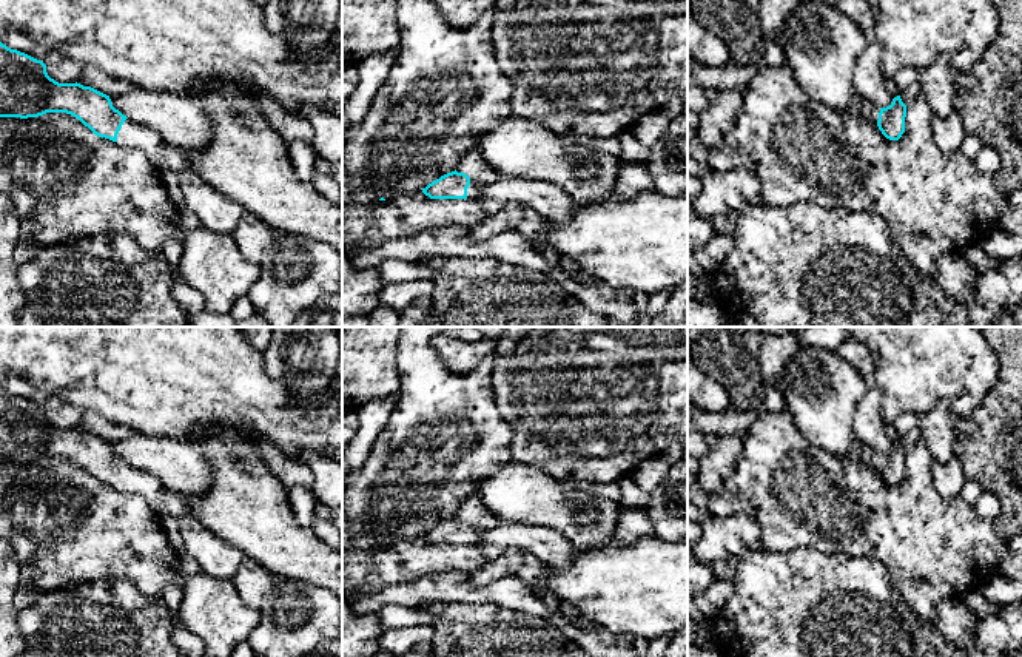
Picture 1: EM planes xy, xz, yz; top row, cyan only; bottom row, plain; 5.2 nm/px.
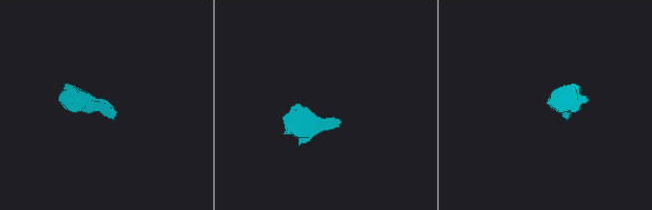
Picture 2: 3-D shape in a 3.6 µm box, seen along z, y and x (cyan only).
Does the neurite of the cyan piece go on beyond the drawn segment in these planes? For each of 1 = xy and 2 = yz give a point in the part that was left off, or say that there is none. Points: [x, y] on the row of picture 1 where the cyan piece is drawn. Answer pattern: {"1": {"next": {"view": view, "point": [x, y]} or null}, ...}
{"1": {"next": {"view": "xy", "point": [133, 136]}}, "2": {"next": {"view": "yz", "point": [868, 110]}}}

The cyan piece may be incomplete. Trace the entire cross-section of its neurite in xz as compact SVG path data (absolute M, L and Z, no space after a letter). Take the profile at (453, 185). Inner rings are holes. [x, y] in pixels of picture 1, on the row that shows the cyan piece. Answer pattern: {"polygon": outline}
{"polygon": "M472 148L462 156L455 171L433 180L422 188L422 193L430 199L476 200L482 197L481 187L493 184L498 179L498 171L486 162L476 148Z"}

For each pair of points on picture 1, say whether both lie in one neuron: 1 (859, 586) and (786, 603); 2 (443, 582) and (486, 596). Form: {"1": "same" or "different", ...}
{"1": "same", "2": "same"}

